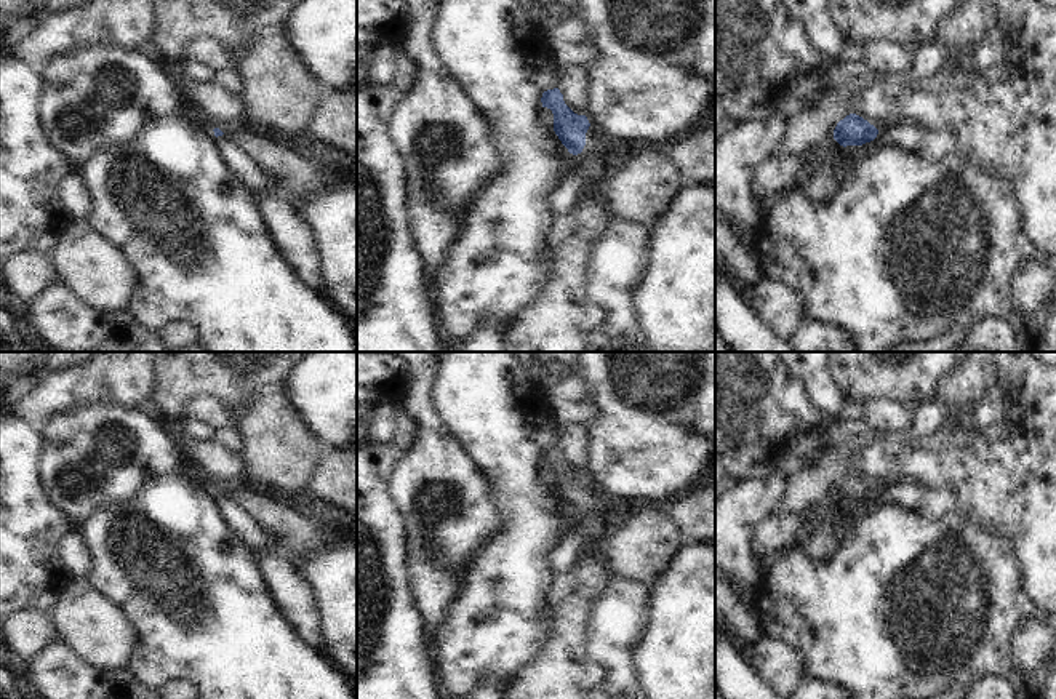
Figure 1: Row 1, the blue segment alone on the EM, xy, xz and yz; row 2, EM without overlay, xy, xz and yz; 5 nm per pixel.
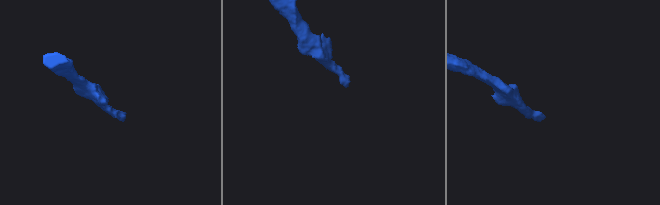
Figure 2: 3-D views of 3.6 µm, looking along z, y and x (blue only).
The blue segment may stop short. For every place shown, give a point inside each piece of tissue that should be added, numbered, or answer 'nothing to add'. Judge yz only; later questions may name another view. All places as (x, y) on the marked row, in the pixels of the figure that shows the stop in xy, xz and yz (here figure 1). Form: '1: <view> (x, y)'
nothing to add

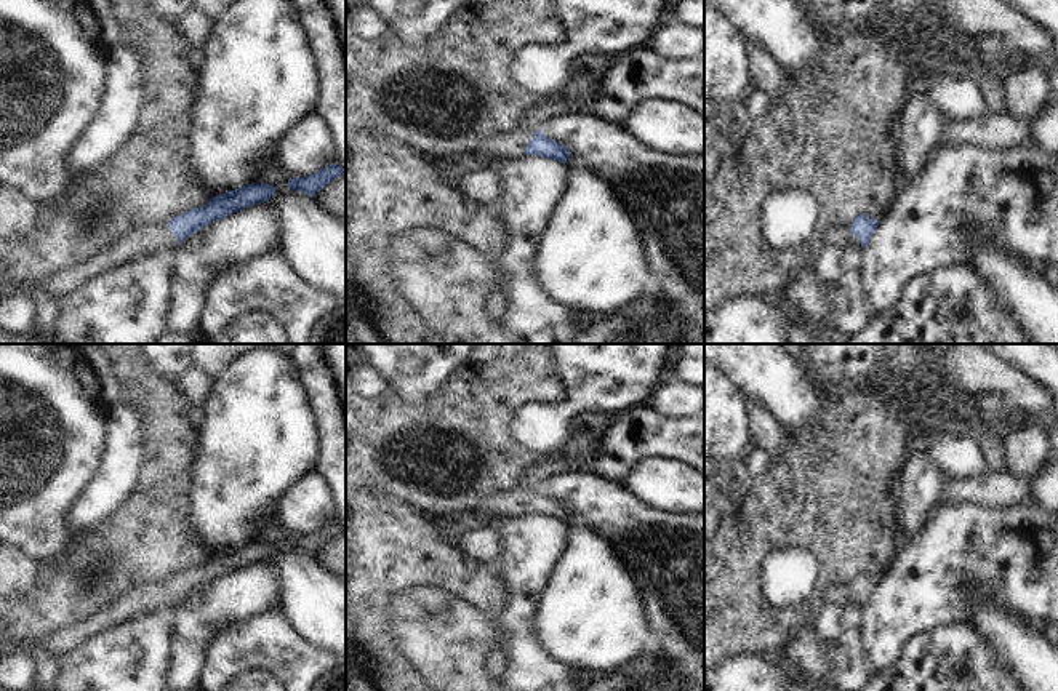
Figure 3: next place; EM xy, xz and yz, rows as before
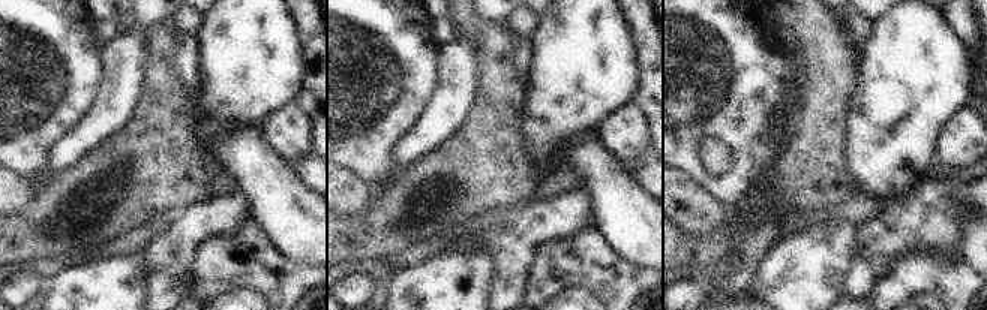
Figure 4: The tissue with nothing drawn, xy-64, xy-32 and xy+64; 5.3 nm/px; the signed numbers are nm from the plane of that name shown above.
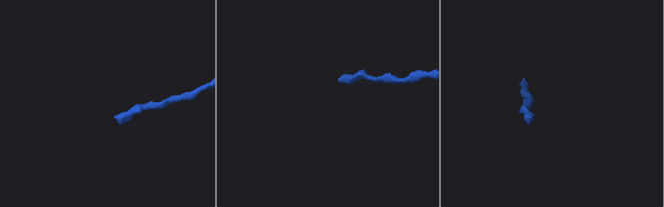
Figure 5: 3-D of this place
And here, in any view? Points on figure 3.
1: xz (511, 144)

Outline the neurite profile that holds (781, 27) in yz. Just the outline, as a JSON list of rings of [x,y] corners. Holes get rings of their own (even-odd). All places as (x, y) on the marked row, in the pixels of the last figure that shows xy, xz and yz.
[[[704,0],[727,18],[751,46],[765,50],[787,83],[802,75],[816,77],[821,53],[834,34],[815,22],[794,0]]]

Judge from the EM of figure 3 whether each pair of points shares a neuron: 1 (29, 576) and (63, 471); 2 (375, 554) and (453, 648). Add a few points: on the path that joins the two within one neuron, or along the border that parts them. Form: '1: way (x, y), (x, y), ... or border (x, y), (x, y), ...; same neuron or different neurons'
1: border (16, 546), (42, 570); different neurons
2: border (444, 591), (400, 591), (391, 603), (389, 624); different neurons

